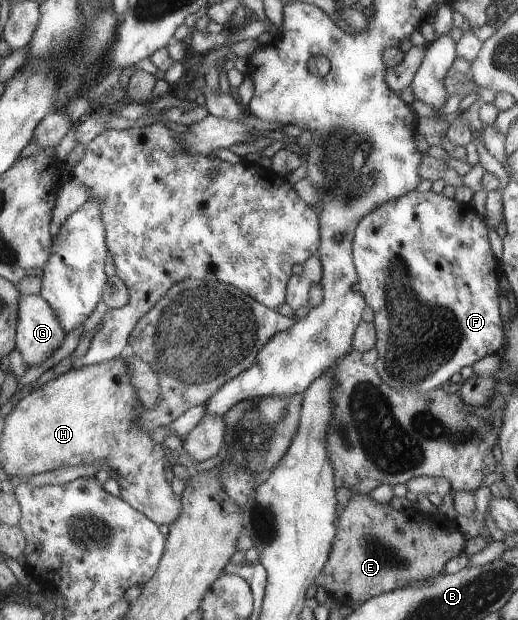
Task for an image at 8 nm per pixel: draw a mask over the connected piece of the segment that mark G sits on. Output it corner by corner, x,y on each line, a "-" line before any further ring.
22,294
21,308
19,308
18,350
24,357
24,362
29,366
41,366
49,360
65,342
67,332
63,321
59,320
58,312
54,305
42,294

